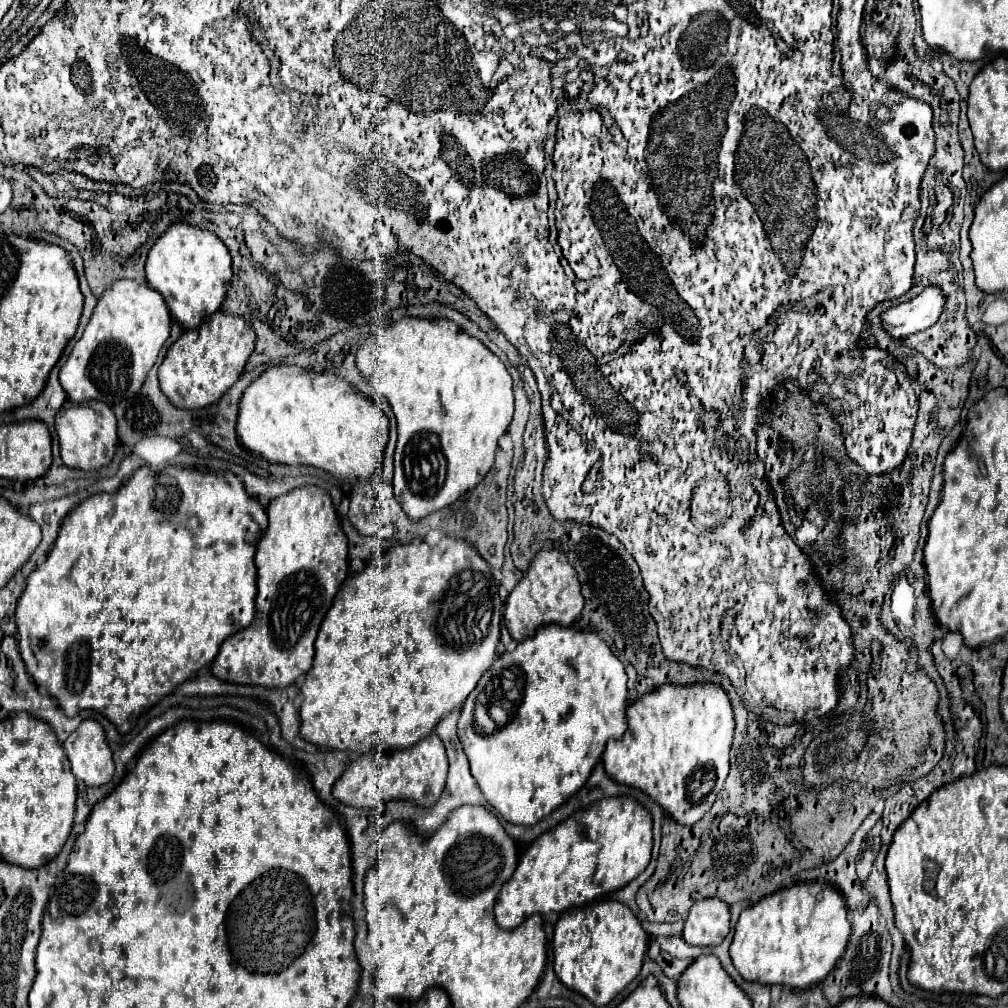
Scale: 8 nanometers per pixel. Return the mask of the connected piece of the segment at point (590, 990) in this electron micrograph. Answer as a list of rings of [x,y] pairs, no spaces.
[[[598,900],[576,910],[566,910],[556,926],[554,926],[554,972],[564,986],[576,990],[586,996],[594,1006],[606,1006],[620,992],[628,988],[628,984],[640,974],[644,952],[648,948],[648,934],[642,930],[638,918],[632,910],[616,900]]]

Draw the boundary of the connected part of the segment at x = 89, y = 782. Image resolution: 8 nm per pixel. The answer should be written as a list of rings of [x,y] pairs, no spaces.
[[[82,720],[64,742],[72,774],[86,786],[102,786],[114,776],[112,752],[102,726],[96,720]]]

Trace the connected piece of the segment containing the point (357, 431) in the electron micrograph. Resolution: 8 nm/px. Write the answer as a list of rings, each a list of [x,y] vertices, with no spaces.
[[[266,366],[266,370],[246,388],[238,406],[238,440],[244,448],[278,464],[306,464],[322,468],[338,478],[376,478],[384,446],[388,442],[388,418],[382,410],[350,382],[338,374],[314,372],[300,366]]]

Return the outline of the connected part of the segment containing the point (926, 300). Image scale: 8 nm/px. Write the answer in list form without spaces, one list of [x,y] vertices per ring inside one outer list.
[[[940,286],[924,288],[914,300],[902,302],[882,314],[882,324],[892,338],[908,338],[934,326],[944,312],[946,298]]]

